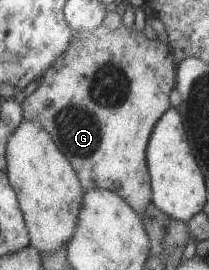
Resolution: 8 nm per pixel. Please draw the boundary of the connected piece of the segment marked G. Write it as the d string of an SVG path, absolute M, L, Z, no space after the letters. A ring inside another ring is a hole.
M122 23L114 30L99 25L79 34L72 30L69 46L38 76L36 90L24 98L23 117L39 121L51 135L75 169L85 191L92 188L113 191L141 215L152 202L153 194L146 165L146 146L157 119L171 107L169 94L176 86L177 63L164 40L147 38L135 25L128 28Z

